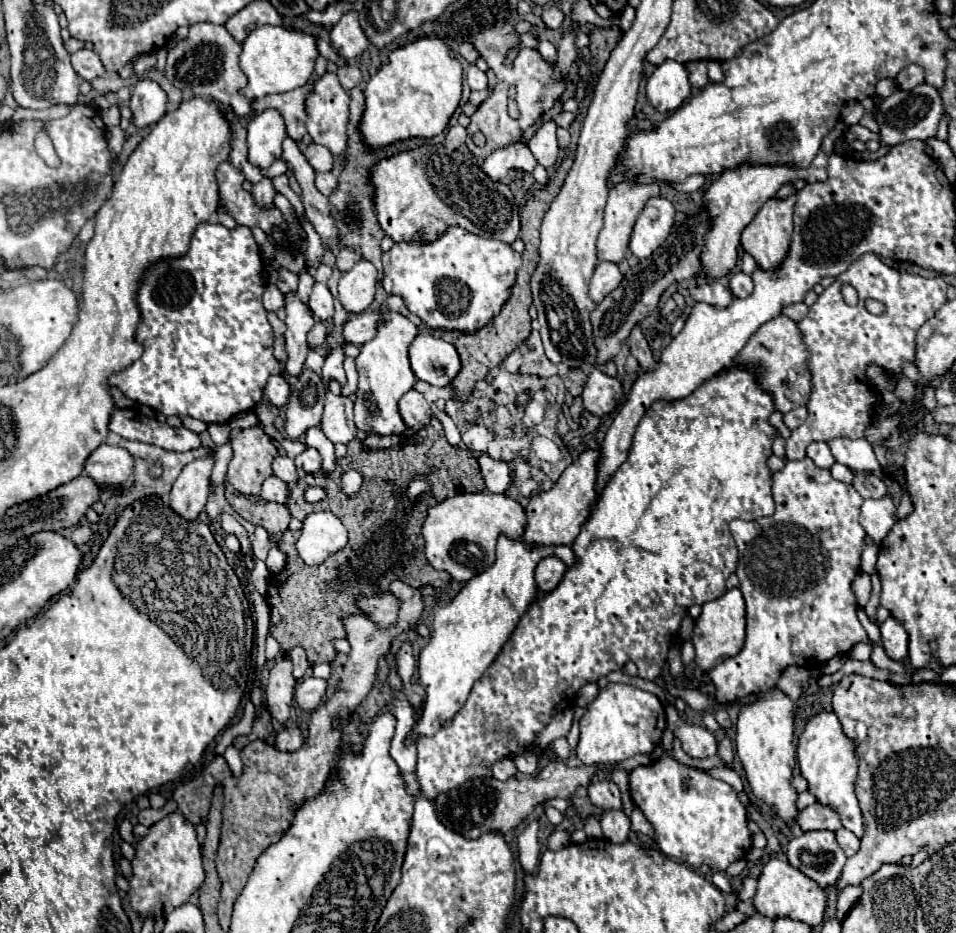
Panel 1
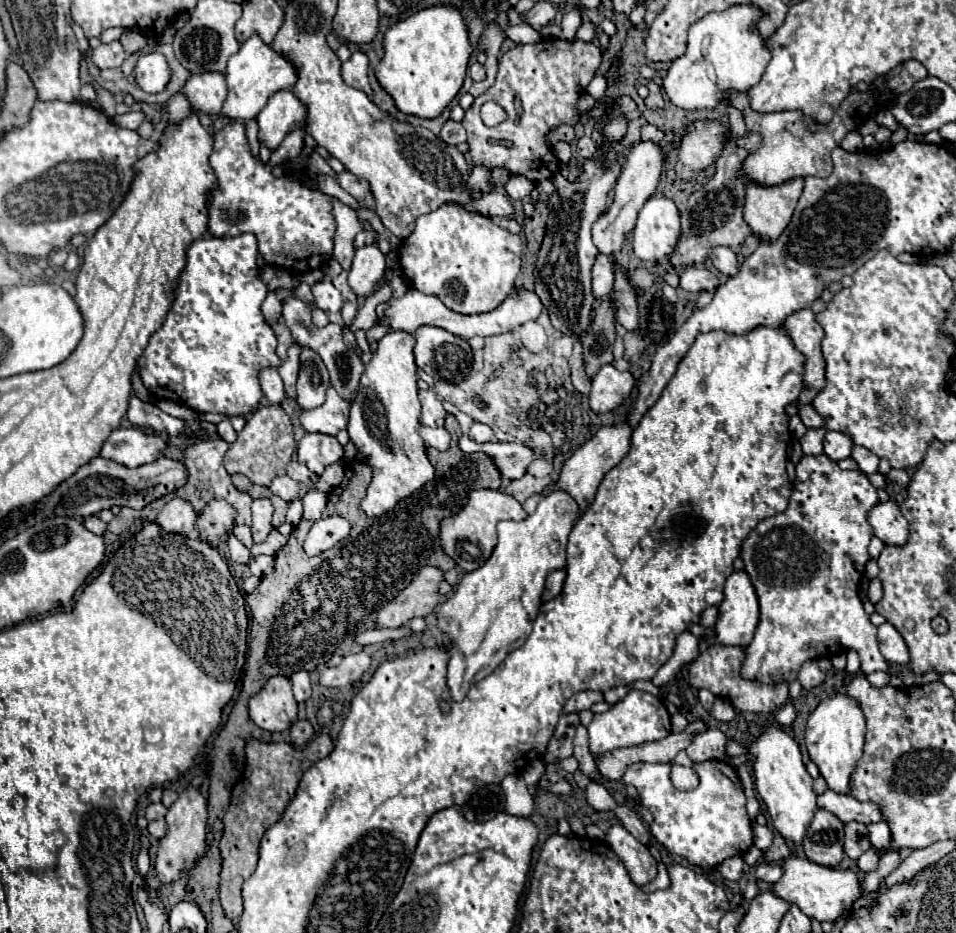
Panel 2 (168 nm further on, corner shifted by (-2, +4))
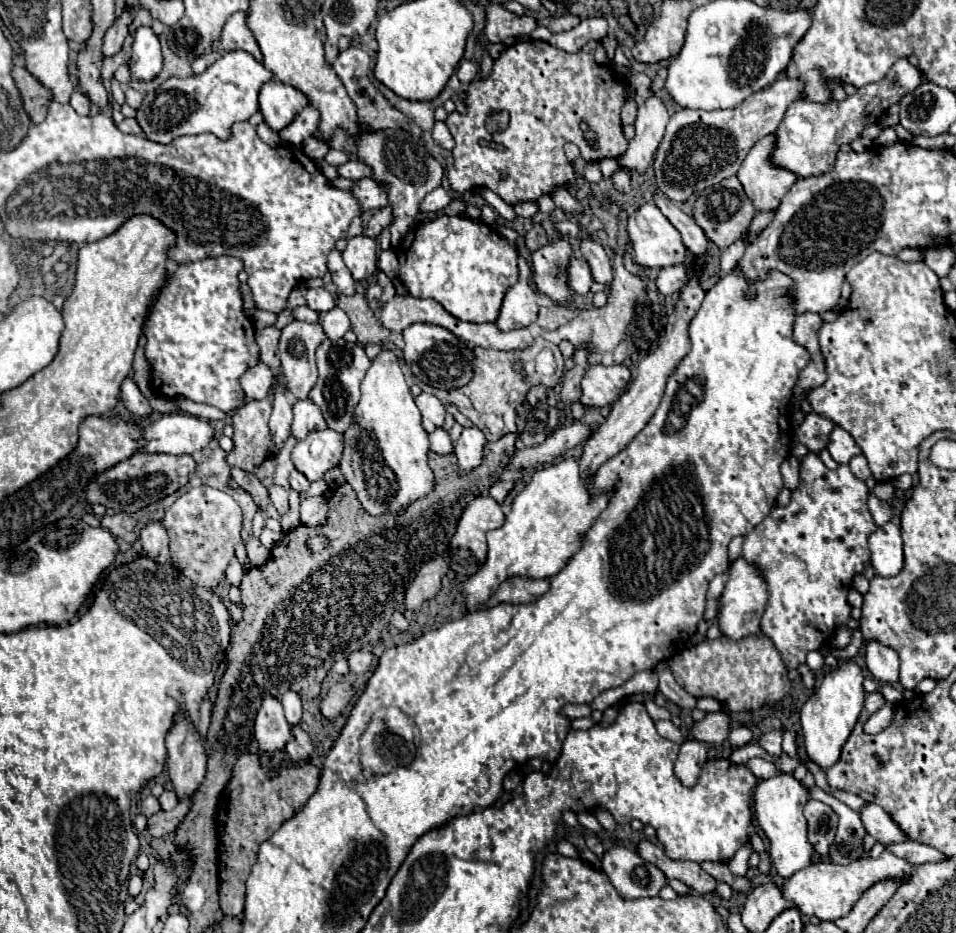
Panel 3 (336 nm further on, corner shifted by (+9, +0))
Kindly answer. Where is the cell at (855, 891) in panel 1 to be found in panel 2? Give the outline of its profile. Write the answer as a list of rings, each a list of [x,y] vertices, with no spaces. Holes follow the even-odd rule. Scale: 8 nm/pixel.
[[[871,846],[871,848],[869,848],[869,850],[859,858],[857,866],[859,866],[861,872],[871,872],[871,870],[877,868],[877,860],[879,860],[879,854],[877,854],[877,852],[879,852],[879,850]]]

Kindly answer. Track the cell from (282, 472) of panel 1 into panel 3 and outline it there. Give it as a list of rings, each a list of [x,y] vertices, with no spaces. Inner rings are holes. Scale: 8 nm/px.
[[[294,470],[290,474],[290,488],[294,488],[296,492],[304,492],[304,490],[308,490],[308,486],[310,486],[310,482],[306,480],[304,474],[300,474],[298,470]]]

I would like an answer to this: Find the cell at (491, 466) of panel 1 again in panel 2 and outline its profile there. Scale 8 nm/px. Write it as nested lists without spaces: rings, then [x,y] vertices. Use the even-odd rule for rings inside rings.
[[[467,436],[459,438],[459,448],[467,454],[471,452],[485,452],[489,456],[493,456],[499,472],[503,478],[509,480],[517,480],[525,474],[527,466],[533,460],[543,458],[539,450],[533,450],[525,444],[503,444],[503,442],[487,442],[487,444],[477,444]]]

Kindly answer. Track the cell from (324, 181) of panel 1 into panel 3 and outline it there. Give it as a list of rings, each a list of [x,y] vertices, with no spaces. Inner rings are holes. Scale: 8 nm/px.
[[[372,178],[354,180],[350,192],[354,192],[354,198],[358,200],[358,204],[362,204],[362,210],[374,210],[386,206],[386,188]]]

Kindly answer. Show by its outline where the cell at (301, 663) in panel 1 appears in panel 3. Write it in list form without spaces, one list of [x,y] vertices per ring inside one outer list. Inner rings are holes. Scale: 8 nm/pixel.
[[[290,690],[286,692],[282,698],[280,698],[282,706],[284,706],[284,712],[286,712],[286,720],[290,724],[298,724],[300,722],[300,716],[302,716],[302,700],[298,696],[298,692]]]

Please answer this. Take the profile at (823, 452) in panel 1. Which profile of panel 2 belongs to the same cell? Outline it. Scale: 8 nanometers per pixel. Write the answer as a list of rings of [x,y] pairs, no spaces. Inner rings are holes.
[[[827,432],[823,440],[823,450],[833,462],[849,458],[853,446],[853,440],[845,432]]]

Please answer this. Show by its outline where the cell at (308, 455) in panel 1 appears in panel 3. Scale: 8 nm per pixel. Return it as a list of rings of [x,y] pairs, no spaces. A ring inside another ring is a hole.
[[[334,430],[310,432],[292,450],[292,462],[310,482],[322,480],[328,470],[338,466],[342,456],[342,434]]]

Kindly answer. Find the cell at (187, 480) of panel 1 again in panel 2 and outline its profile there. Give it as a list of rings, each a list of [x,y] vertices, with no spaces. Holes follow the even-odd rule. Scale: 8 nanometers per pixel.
[[[173,498],[171,502],[165,504],[165,508],[157,514],[153,520],[161,530],[169,534],[183,534],[189,536],[193,532],[195,524],[195,510],[181,498]]]

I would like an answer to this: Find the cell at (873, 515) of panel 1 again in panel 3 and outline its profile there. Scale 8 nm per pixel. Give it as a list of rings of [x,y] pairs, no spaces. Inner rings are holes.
[[[894,522],[878,526],[868,536],[868,548],[876,574],[894,576],[902,570],[904,566],[902,538],[900,538],[900,528]]]

